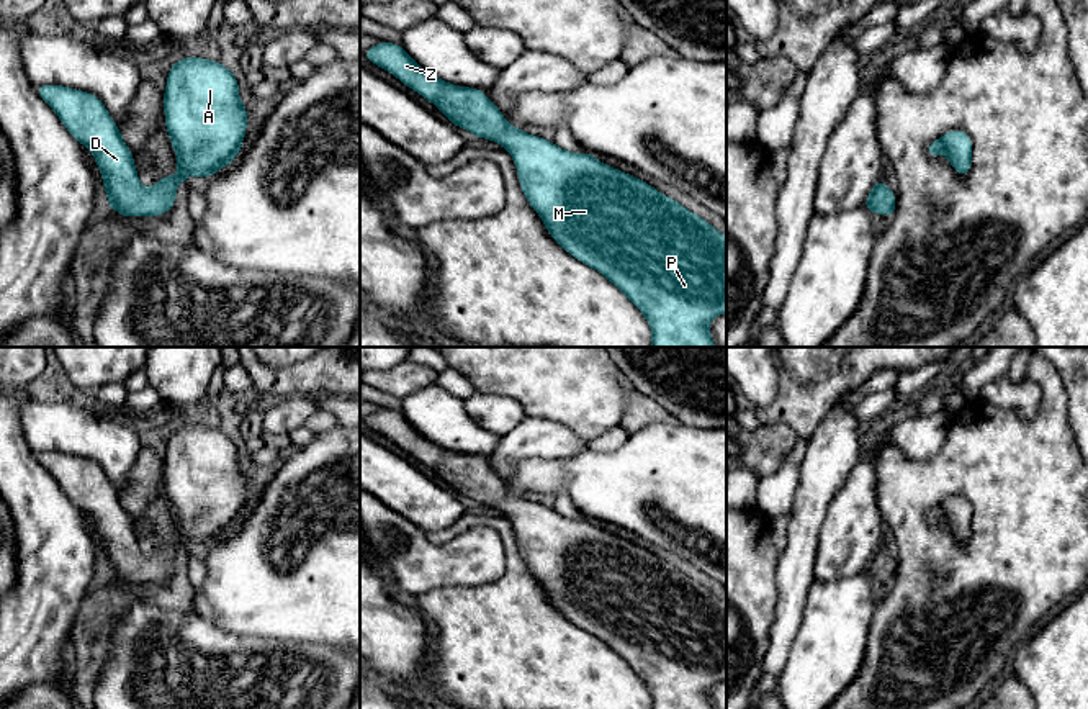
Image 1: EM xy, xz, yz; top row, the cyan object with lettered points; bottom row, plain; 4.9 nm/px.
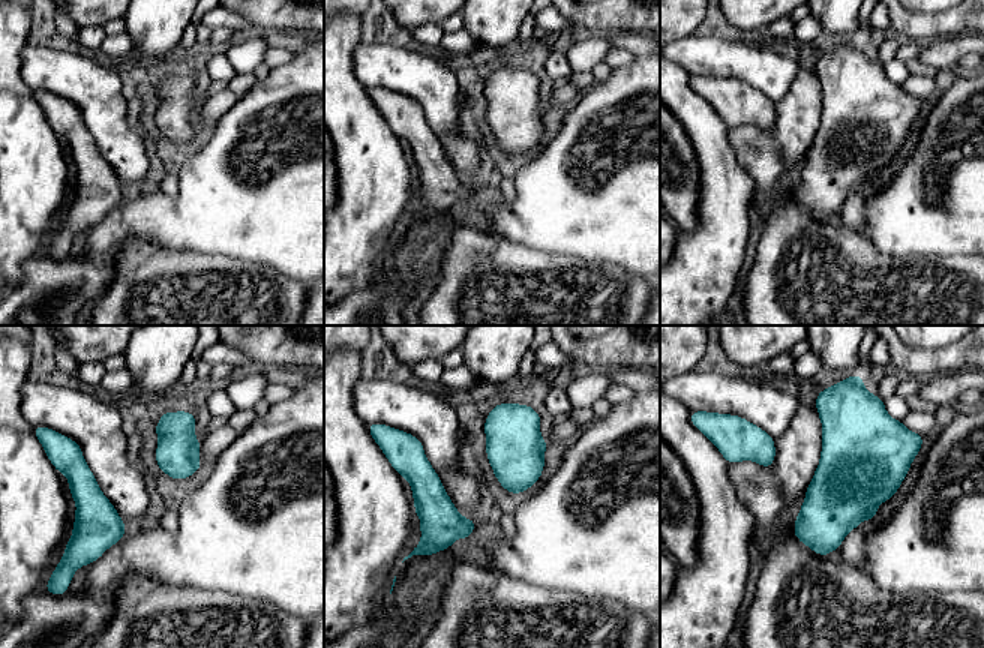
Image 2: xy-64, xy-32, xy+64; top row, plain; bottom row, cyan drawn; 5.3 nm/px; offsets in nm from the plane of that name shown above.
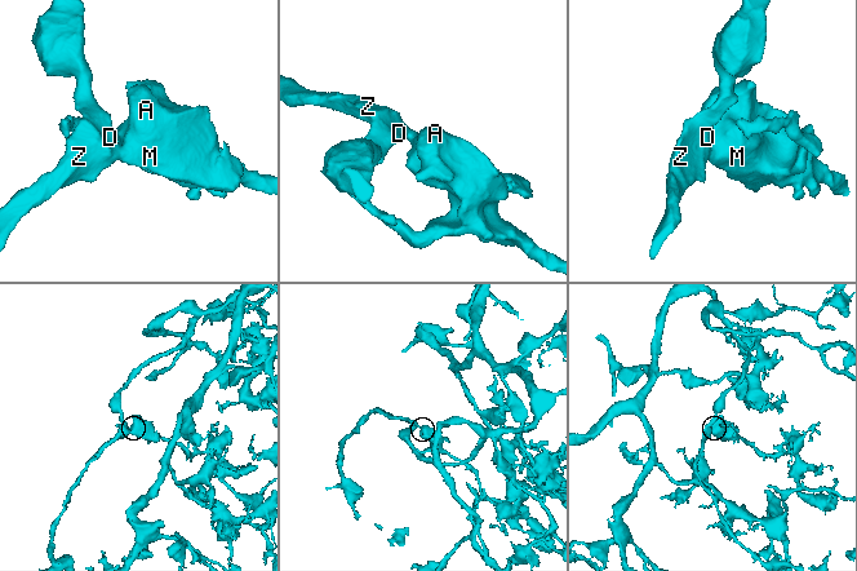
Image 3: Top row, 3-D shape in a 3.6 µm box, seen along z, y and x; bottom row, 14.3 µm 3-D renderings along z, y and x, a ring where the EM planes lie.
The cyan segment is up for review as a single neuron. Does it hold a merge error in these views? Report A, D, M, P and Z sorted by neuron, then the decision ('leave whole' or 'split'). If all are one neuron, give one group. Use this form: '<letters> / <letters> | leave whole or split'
A D M P Z | leave whole

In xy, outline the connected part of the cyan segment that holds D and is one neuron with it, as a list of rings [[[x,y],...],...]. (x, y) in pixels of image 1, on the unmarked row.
[[[182,424],[169,436],[164,458],[165,496],[173,521],[178,522],[175,527],[178,540],[165,542],[144,555],[137,544],[133,517],[123,508],[121,496],[97,462],[59,450],[36,452],[36,460],[51,473],[69,501],[93,521],[97,535],[103,542],[101,553],[108,562],[108,575],[129,586],[137,581],[160,583],[170,578],[178,550],[187,550],[188,542],[209,545],[232,531],[242,517],[247,498],[247,472],[241,468],[239,449],[232,437],[211,426]]]

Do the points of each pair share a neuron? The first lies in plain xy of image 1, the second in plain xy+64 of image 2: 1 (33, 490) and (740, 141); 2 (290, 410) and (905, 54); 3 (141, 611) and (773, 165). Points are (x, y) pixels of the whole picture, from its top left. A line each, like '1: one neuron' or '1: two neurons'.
1: two neurons
2: two neurons
3: one neuron

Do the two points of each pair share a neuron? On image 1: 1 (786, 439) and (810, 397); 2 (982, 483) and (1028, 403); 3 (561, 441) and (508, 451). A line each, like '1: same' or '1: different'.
1: different
2: different
3: same

